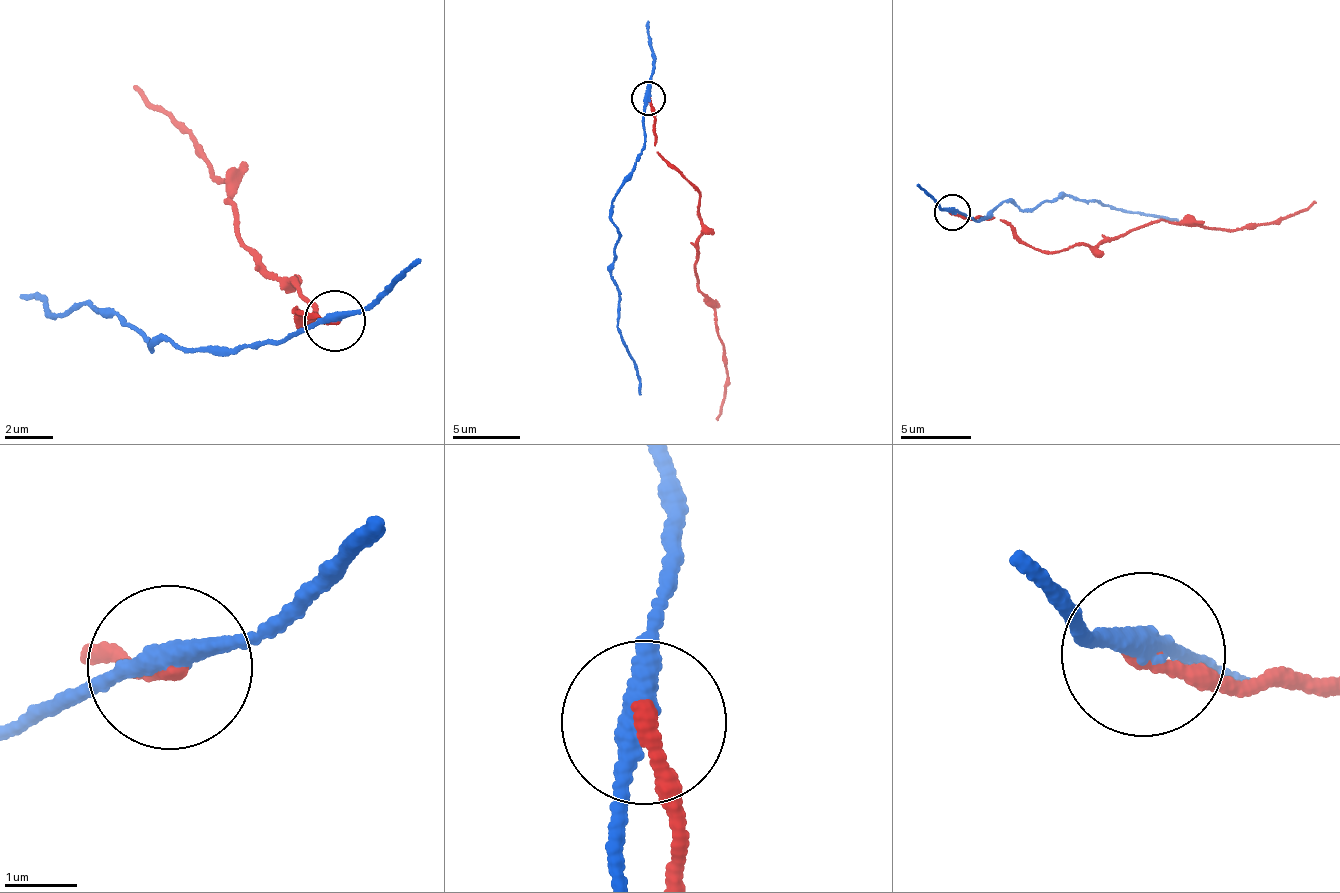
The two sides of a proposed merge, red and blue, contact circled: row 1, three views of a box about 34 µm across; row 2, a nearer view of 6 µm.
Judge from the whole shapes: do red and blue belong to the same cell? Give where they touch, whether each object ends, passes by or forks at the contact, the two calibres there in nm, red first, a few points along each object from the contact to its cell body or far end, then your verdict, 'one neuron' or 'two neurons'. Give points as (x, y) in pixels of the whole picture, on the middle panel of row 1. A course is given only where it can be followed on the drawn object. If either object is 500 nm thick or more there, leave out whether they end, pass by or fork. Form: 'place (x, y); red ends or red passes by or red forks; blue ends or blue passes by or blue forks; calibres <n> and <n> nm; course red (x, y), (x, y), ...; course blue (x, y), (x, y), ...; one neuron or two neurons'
place (648, 98); red ends; blue passes by; calibres 220 and 280 nm; course red (647, 97), (657, 154), (699, 194), (696, 289), (715, 312), (728, 375), (718, 422); course blue (647, 97), (642, 147), (614, 197), (611, 219), (617, 227), (613, 279), (617, 323), (639, 396); two neurons

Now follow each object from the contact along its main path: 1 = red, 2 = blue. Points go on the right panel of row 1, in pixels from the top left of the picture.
1: (951, 211), (1002, 220), (1031, 246), (1056, 251), (1165, 218), (1226, 230), (1270, 223), (1317, 203)
2: (951, 211), (977, 220), (998, 205), (1014, 203), (1022, 209), (1074, 195), (1178, 220)

